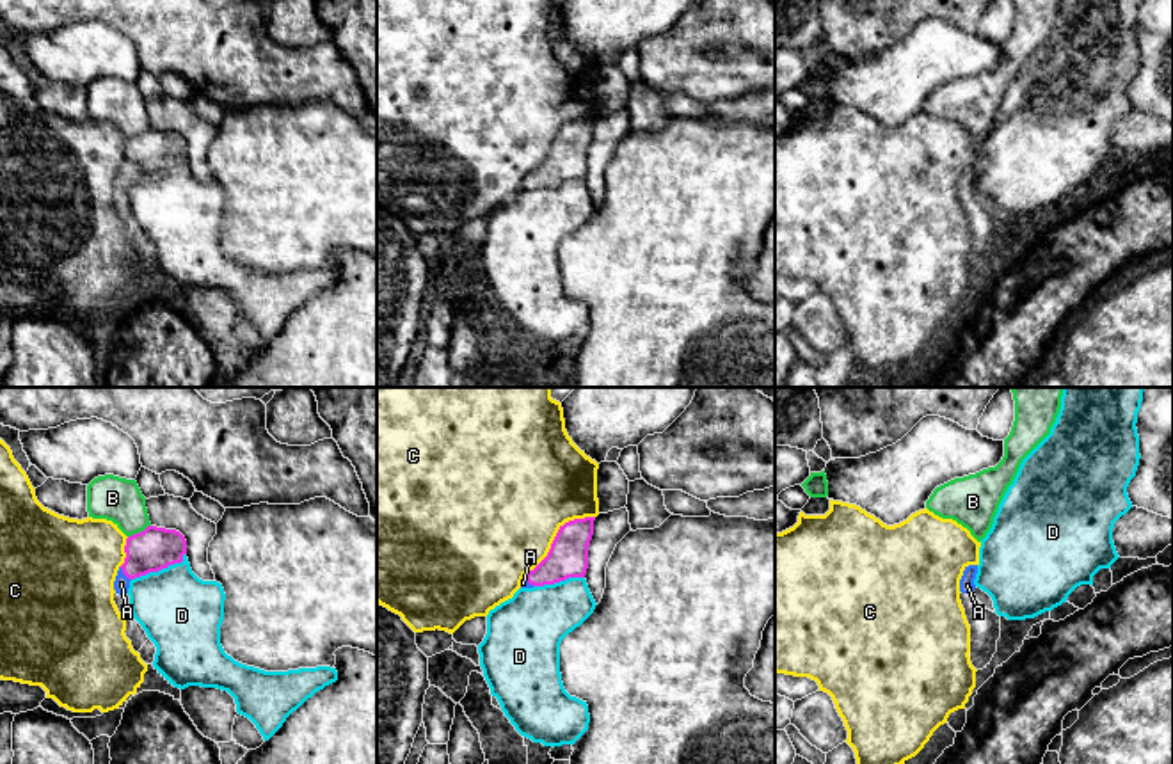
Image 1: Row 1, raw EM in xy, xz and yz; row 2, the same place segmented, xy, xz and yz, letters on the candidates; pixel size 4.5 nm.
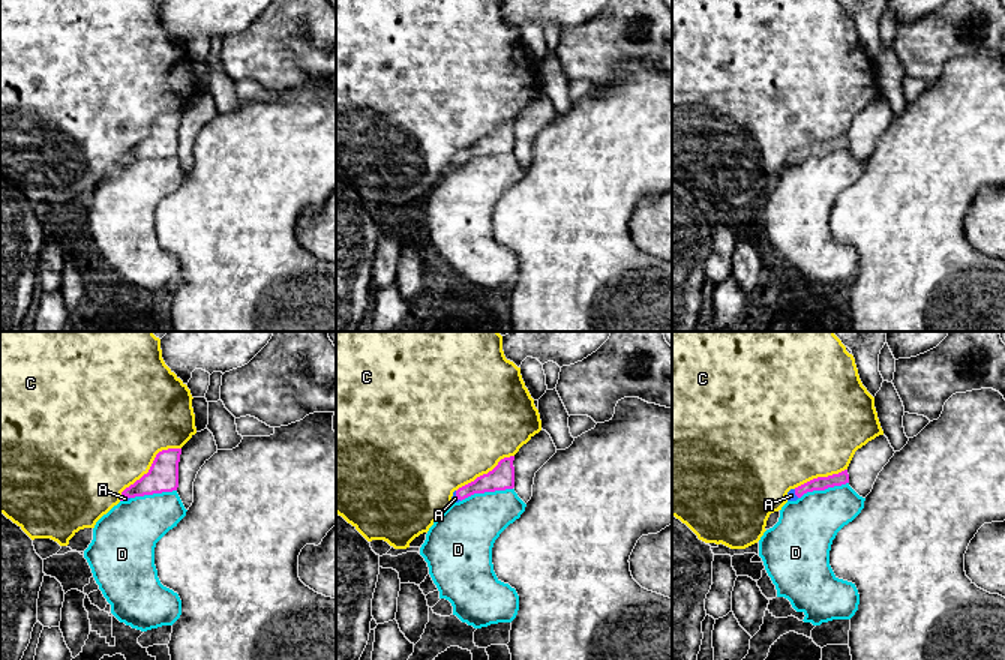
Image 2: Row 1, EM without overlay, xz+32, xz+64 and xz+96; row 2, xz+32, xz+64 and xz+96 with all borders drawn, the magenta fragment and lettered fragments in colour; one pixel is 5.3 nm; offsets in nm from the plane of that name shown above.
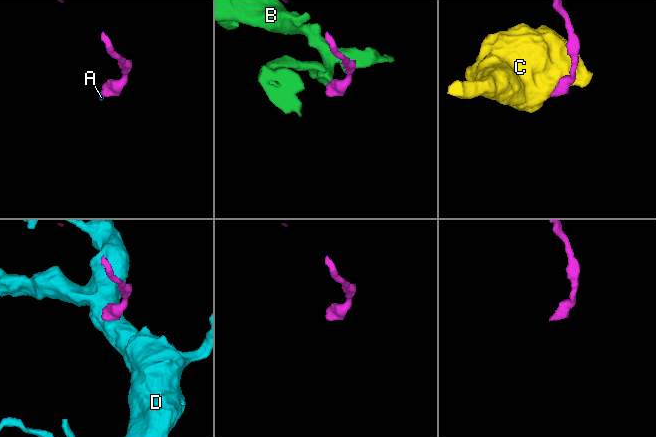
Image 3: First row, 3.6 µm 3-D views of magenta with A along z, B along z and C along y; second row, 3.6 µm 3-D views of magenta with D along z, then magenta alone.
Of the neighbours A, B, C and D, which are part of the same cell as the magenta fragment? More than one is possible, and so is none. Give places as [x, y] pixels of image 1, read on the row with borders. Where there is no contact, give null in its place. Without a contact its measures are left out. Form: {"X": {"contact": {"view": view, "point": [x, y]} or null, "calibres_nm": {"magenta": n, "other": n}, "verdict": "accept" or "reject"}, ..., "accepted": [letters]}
{"A": {"contact": {"view": "xy", "point": [125, 574]}, "calibres_nm": {"magenta": 190, "other": 70}, "verdict": "accept"}, "B": {"contact": {"view": "xy", "point": [141, 532]}, "calibres_nm": {"magenta": 190, "other": 200}, "verdict": "reject"}, "C": {"contact": {"view": "xz", "point": [555, 537]}, "calibres_nm": {"magenta": 180, "other": 500}, "verdict": "reject"}, "D": {"contact": {"view": "xy", "point": [160, 569]}, "calibres_nm": {"magenta": 190, "other": 360}, "verdict": "reject"}, "accepted": ["A"]}

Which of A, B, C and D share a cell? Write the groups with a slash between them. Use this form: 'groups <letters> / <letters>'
groups A / B / C / D

